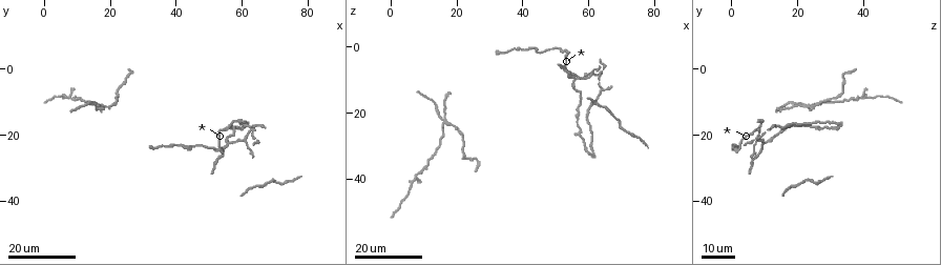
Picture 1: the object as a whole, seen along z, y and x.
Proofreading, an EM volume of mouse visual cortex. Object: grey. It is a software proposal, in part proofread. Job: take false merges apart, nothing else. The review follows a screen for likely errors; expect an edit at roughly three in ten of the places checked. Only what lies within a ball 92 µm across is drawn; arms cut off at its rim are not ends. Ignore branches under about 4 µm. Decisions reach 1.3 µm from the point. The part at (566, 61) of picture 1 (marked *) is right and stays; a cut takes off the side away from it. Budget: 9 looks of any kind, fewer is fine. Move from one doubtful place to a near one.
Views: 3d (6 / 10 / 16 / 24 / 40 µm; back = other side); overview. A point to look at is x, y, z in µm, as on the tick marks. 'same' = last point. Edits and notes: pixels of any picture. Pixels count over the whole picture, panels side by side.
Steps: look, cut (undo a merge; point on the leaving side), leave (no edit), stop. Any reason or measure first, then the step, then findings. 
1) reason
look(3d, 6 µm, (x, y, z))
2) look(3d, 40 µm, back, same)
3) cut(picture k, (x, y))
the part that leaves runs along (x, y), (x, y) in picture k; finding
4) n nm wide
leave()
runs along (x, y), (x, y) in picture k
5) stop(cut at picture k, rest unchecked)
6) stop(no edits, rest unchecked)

three-way junction
look(3d, 16 µm, (56.0, 22.0, 10.0))

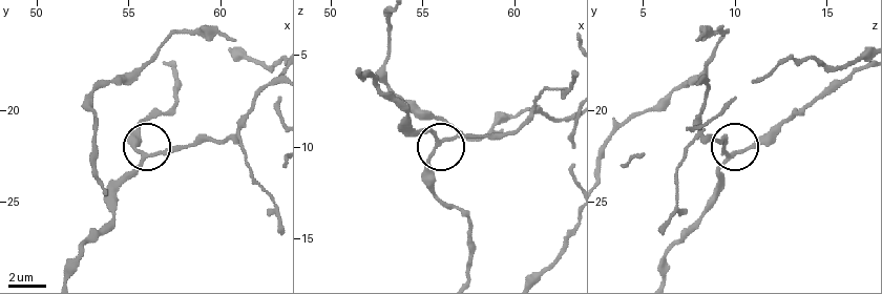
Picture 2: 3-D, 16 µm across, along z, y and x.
look(3d, 6 µm, (55.9, 22.5, 9.8))

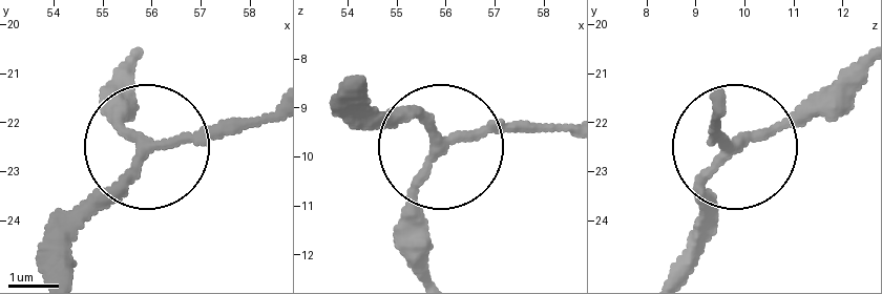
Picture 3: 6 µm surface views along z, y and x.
190 nm wide
leave()
all the same cell

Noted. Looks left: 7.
three-way junction
look(3d, 16 µm, (60.5, 22.0, 8.5))

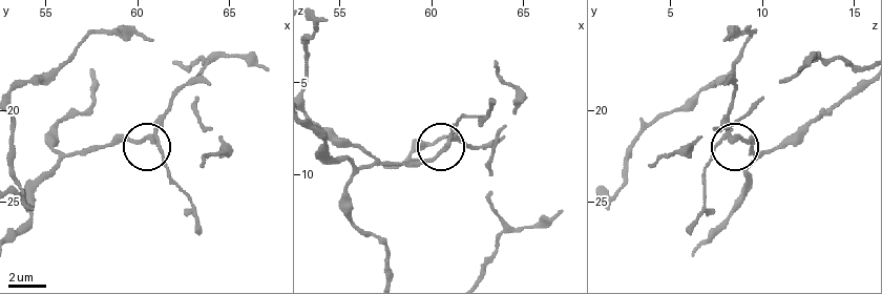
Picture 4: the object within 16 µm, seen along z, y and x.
look(3d, 6 µm, (61.0, 21.7, 8.1))

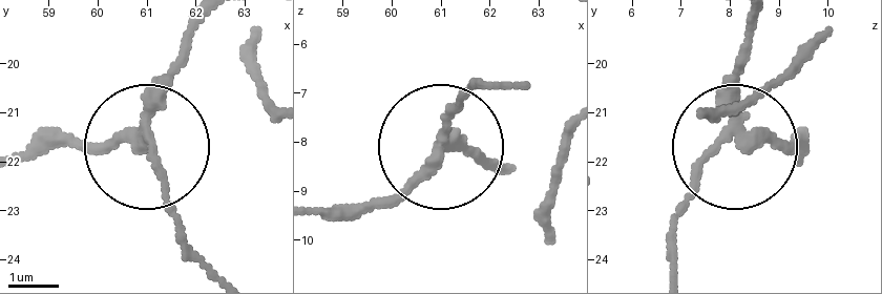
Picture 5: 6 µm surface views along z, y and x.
200 nm wide
leave()
one cell here

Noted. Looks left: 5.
narrows sharply
look(3d, 16 µm, (59.5, 17.0, 21.0))

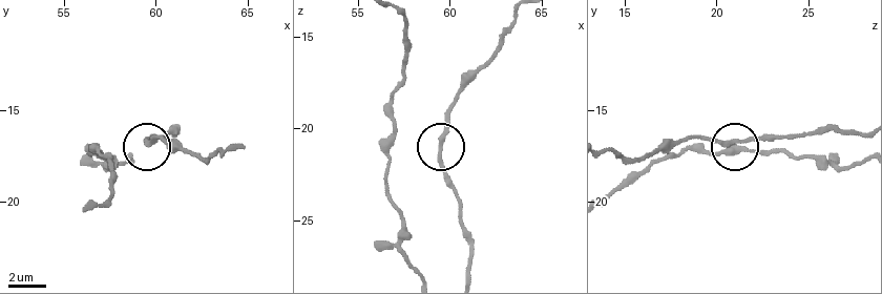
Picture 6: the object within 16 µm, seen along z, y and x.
look(3d, 6 µm, (59.4, 16.7, 21.4))

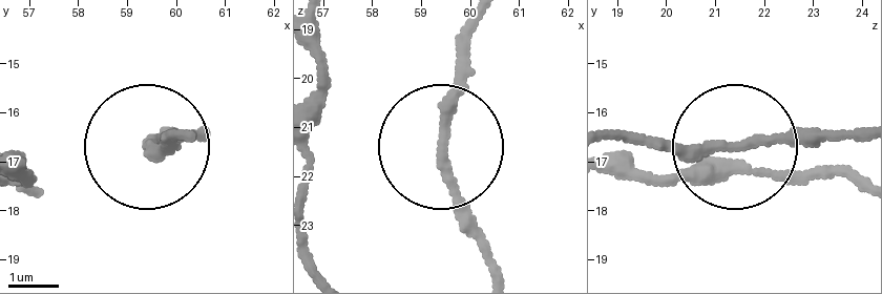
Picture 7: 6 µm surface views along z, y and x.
look(3d, 6 µm, back, (59.45, 16.60, 21.35))

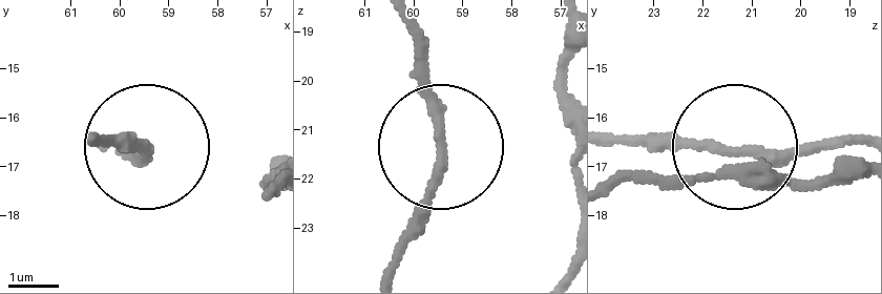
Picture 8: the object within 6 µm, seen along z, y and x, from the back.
200 nm wide
leave()
runs along (608, 135), (708, 148), (859, 140) in picture 8; all the same cell

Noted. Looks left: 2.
sharp bend
look(3d, 24 µm, (62.5, 16.0, 33.5))

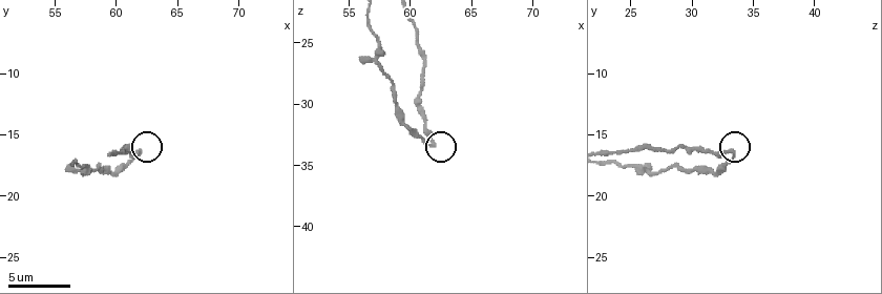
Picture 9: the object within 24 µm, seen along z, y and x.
look(3d, 6 µm, (61.6, 16.6, 33.4))

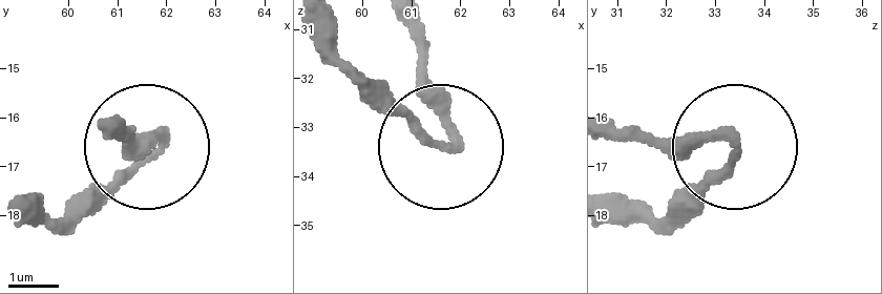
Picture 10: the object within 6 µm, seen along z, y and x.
leave()
continuous, no second cell

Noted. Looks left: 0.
stop(no edits, rest unchecked)

